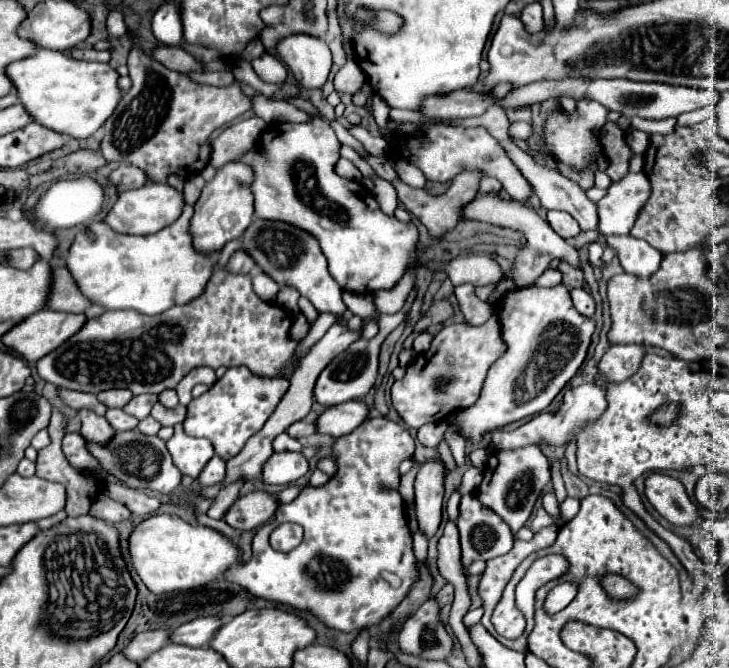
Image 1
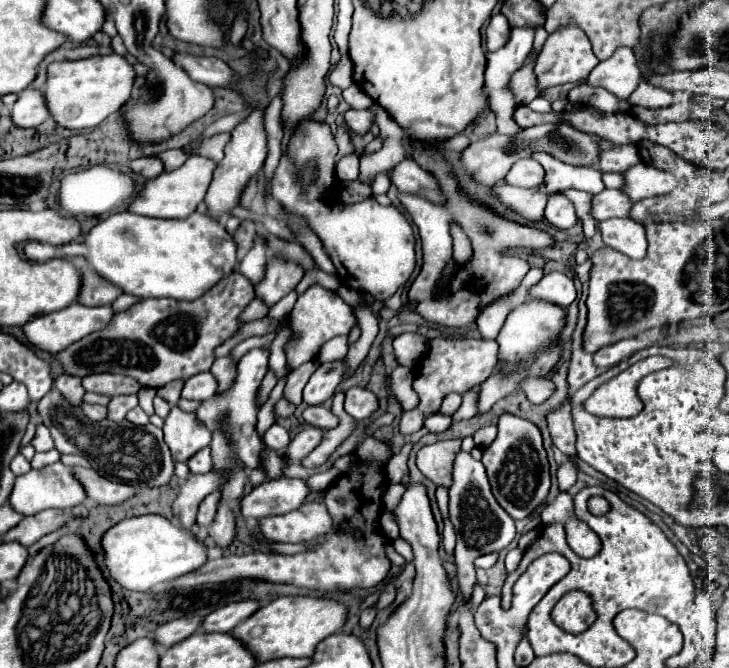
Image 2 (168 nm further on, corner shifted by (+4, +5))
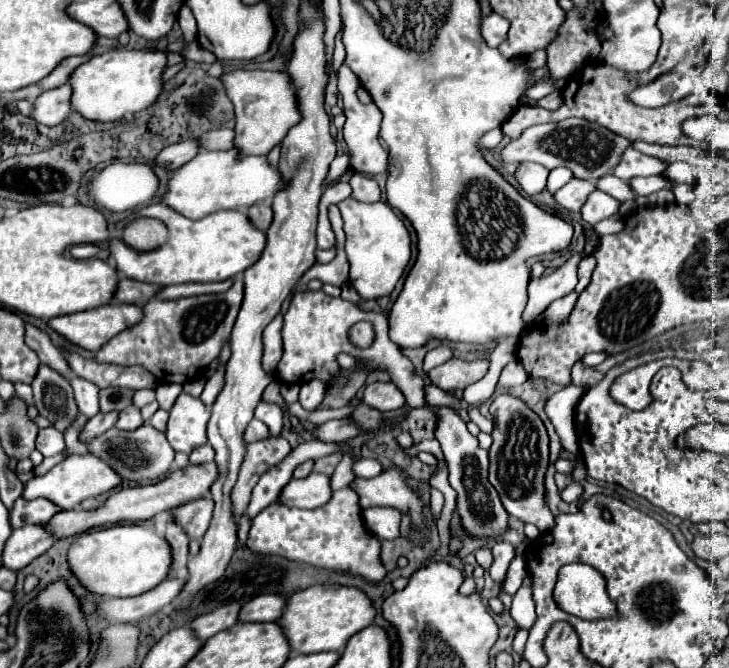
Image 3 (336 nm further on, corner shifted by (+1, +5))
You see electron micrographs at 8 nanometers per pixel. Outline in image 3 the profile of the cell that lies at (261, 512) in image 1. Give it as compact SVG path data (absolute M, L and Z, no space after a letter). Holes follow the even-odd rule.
M309 474L307 478L293 478L279 494L277 502L287 504L289 508L319 508L331 498L329 476L325 474Z

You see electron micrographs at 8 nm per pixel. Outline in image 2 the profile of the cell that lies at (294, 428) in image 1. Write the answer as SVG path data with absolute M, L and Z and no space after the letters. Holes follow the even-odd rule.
M308 406L302 412L302 416L308 426L318 426L318 428L336 428L338 426L338 416L334 416L332 410L324 408L324 406Z

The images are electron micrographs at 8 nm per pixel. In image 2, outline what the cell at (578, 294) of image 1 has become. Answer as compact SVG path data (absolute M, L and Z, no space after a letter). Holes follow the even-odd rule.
M550 272L528 290L528 300L544 300L566 308L576 298L576 288L570 276L564 272Z

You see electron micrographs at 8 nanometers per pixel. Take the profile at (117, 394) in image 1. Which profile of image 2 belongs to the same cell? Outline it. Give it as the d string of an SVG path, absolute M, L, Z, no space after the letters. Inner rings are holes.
M100 372L100 374L84 376L82 386L86 392L98 392L98 394L106 394L106 396L136 394L142 388L132 376L112 374L112 372Z

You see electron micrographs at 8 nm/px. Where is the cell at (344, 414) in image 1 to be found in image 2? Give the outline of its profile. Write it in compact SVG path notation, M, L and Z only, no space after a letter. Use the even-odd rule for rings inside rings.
M350 388L346 392L346 400L344 400L344 410L354 416L356 420L366 420L370 418L376 410L378 410L378 398L374 392L366 390L366 388Z

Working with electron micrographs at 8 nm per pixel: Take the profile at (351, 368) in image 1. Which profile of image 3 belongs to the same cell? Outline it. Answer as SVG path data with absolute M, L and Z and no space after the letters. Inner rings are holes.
M311 380L301 386L299 402L305 410L317 410L325 398L325 392L327 392L327 384L323 384L319 380Z

